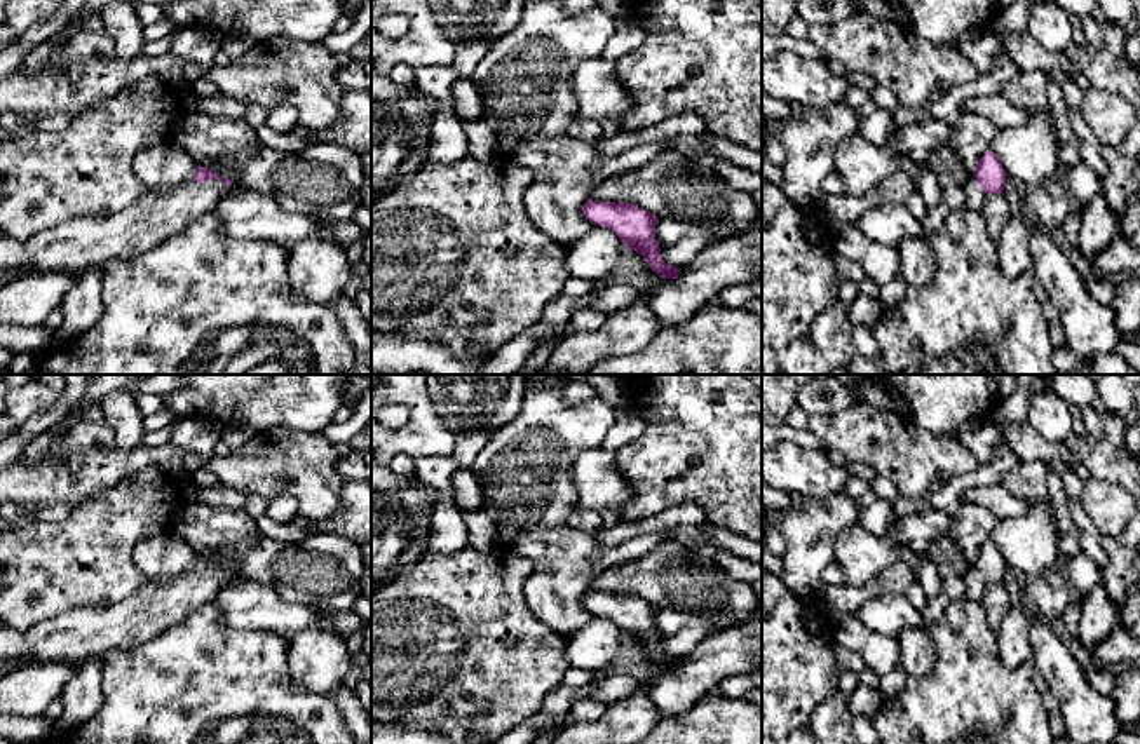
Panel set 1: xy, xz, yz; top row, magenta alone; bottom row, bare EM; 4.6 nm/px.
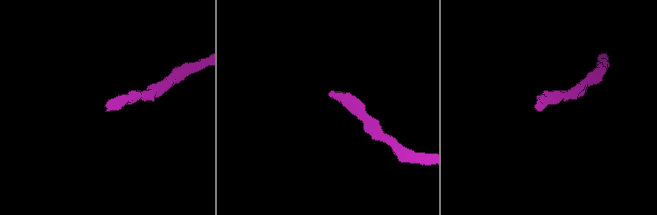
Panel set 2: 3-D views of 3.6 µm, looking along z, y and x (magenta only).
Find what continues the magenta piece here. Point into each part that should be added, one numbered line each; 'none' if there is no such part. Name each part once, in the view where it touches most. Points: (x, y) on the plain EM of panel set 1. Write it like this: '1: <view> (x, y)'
1: xy (91, 631)

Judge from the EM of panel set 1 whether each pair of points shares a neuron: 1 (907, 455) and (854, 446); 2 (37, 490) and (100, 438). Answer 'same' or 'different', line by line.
1: same
2: same

